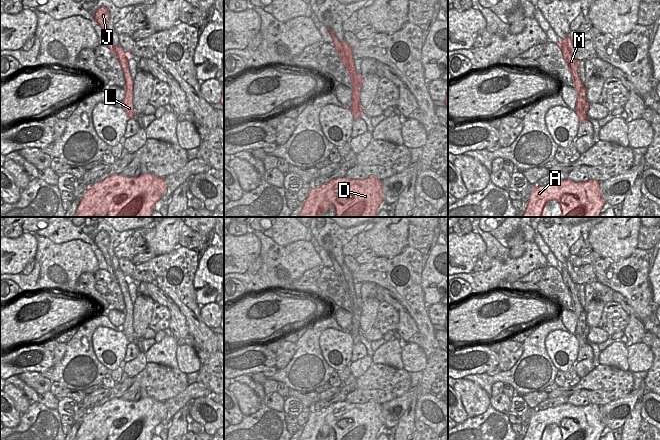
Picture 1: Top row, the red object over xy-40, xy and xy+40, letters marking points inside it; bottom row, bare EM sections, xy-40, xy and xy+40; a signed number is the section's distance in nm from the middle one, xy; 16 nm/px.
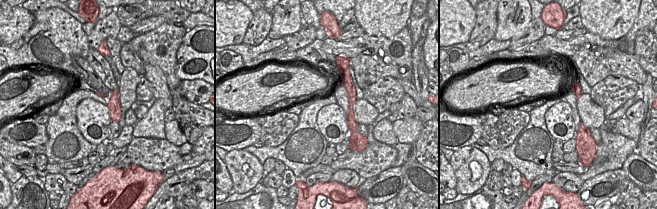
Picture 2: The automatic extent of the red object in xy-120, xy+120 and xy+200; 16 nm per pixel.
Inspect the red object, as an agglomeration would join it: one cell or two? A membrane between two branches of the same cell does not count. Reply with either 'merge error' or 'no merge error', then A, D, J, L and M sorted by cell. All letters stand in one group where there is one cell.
merge error; A D L / J M

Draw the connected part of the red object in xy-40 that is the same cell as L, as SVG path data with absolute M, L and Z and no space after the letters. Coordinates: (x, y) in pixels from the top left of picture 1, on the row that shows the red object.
M115 46L116 58L118 59L124 73L125 84L125 97L121 102L121 107L126 112L128 119L134 118L134 105L133 105L133 79L130 74L128 60L131 52L125 52L121 46Z

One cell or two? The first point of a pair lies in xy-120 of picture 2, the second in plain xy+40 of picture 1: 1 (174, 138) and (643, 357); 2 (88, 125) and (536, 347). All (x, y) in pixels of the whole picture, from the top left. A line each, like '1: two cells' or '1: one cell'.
1: one cell
2: two cells

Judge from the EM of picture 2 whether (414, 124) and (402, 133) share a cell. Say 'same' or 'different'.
same

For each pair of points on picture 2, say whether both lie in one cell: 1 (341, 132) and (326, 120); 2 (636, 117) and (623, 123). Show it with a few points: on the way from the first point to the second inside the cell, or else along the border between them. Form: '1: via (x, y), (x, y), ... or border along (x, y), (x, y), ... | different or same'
1: via (338, 128), (330, 120) | same
2: border along (625, 116), (639, 124) | different

